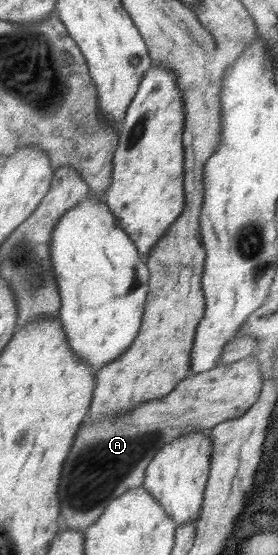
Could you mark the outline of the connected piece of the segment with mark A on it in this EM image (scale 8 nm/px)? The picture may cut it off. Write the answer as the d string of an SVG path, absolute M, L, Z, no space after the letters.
M248 356L233 364L190 374L164 398L144 402L120 418L104 418L102 422L86 419L78 428L60 474L57 495L66 529L82 530L94 525L114 498L143 486L146 467L158 450L172 440L246 414L258 400L262 385L262 371Z

